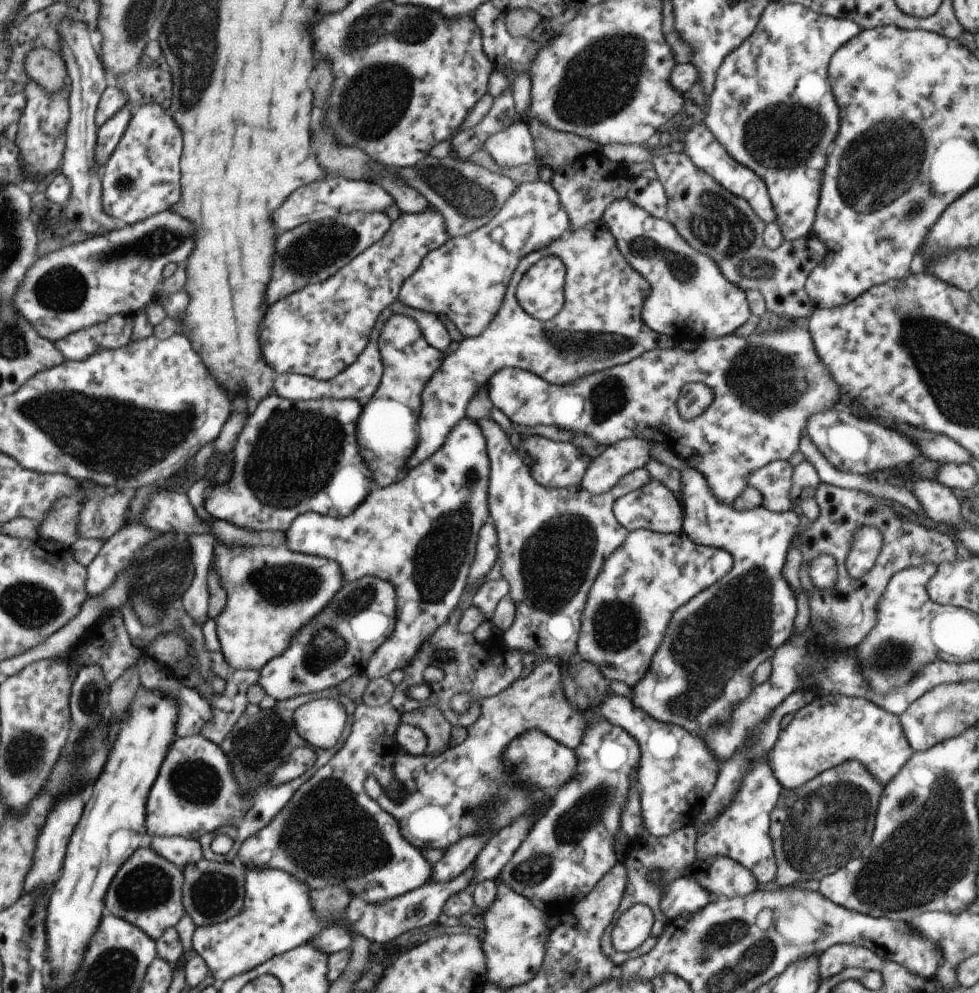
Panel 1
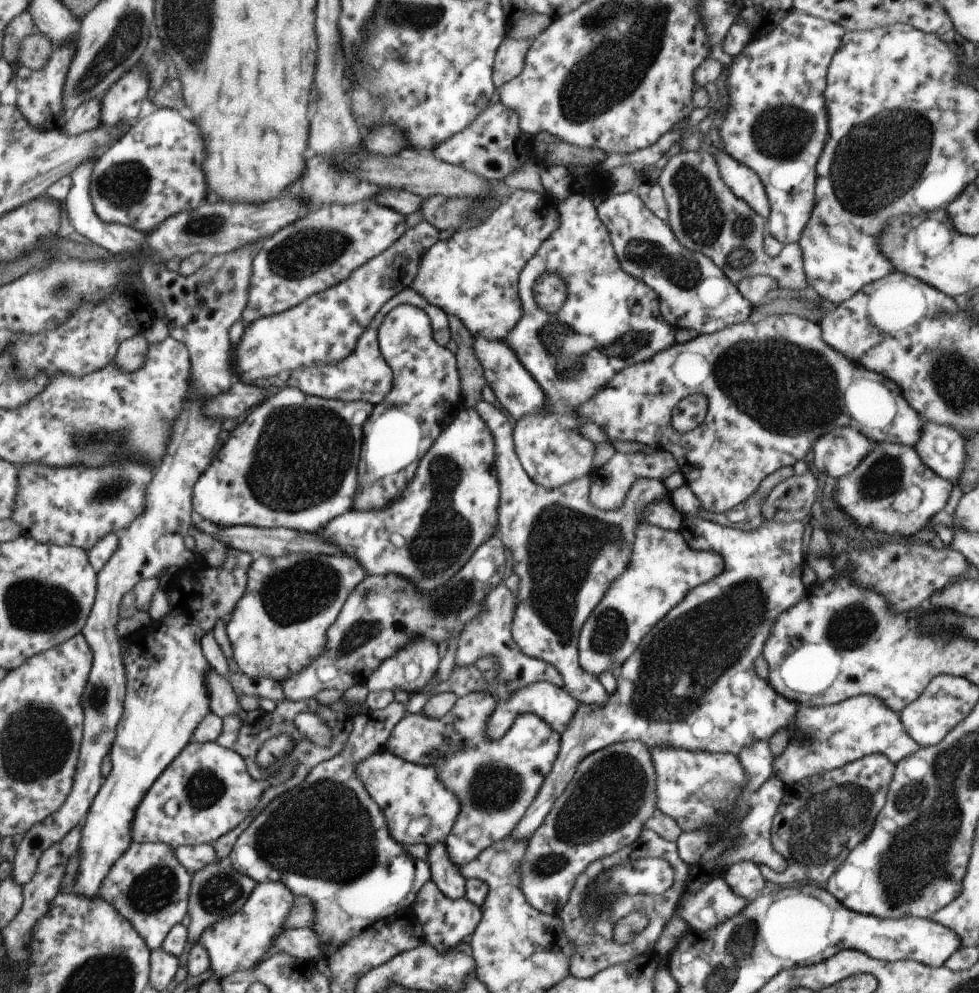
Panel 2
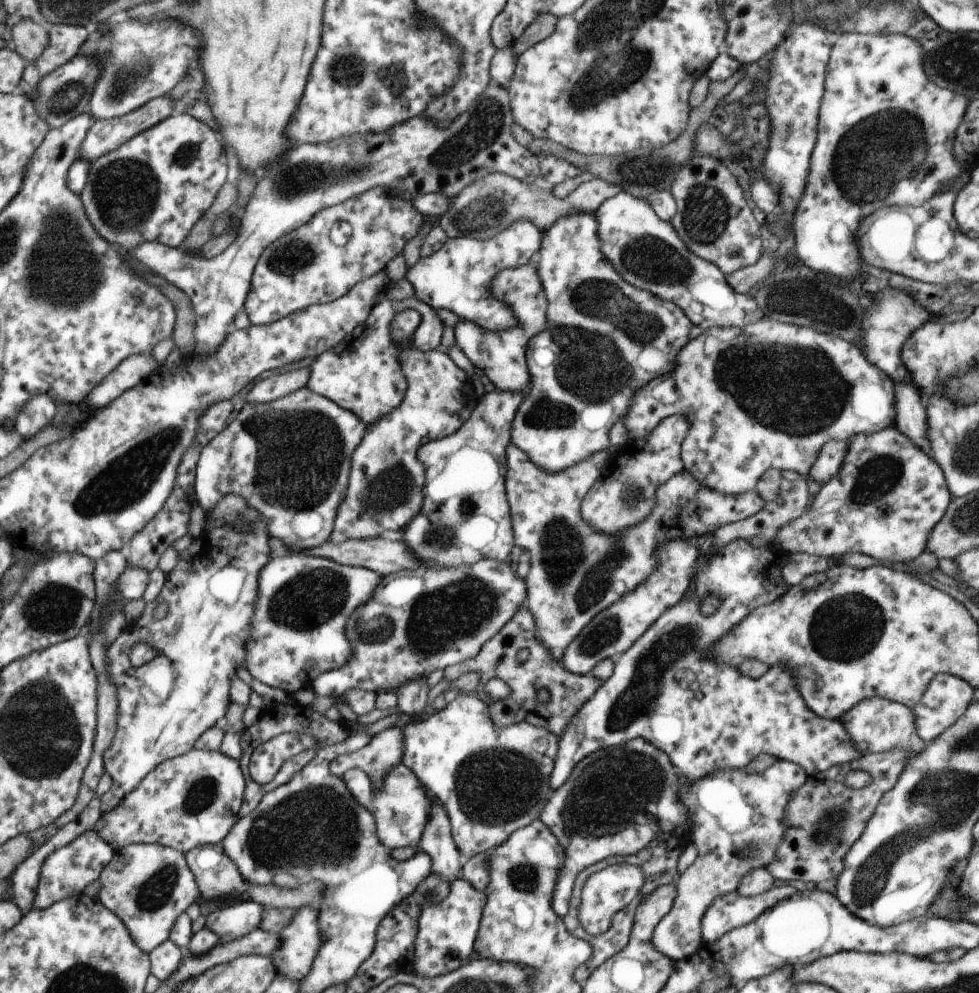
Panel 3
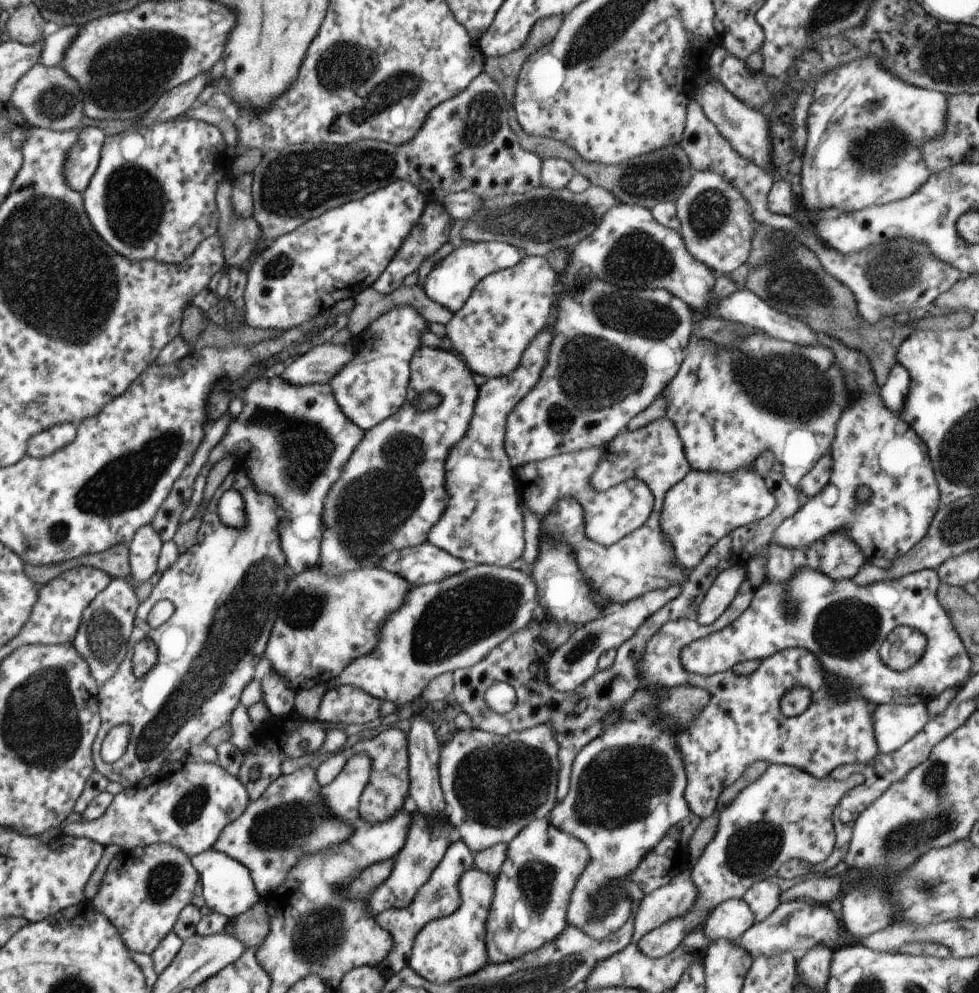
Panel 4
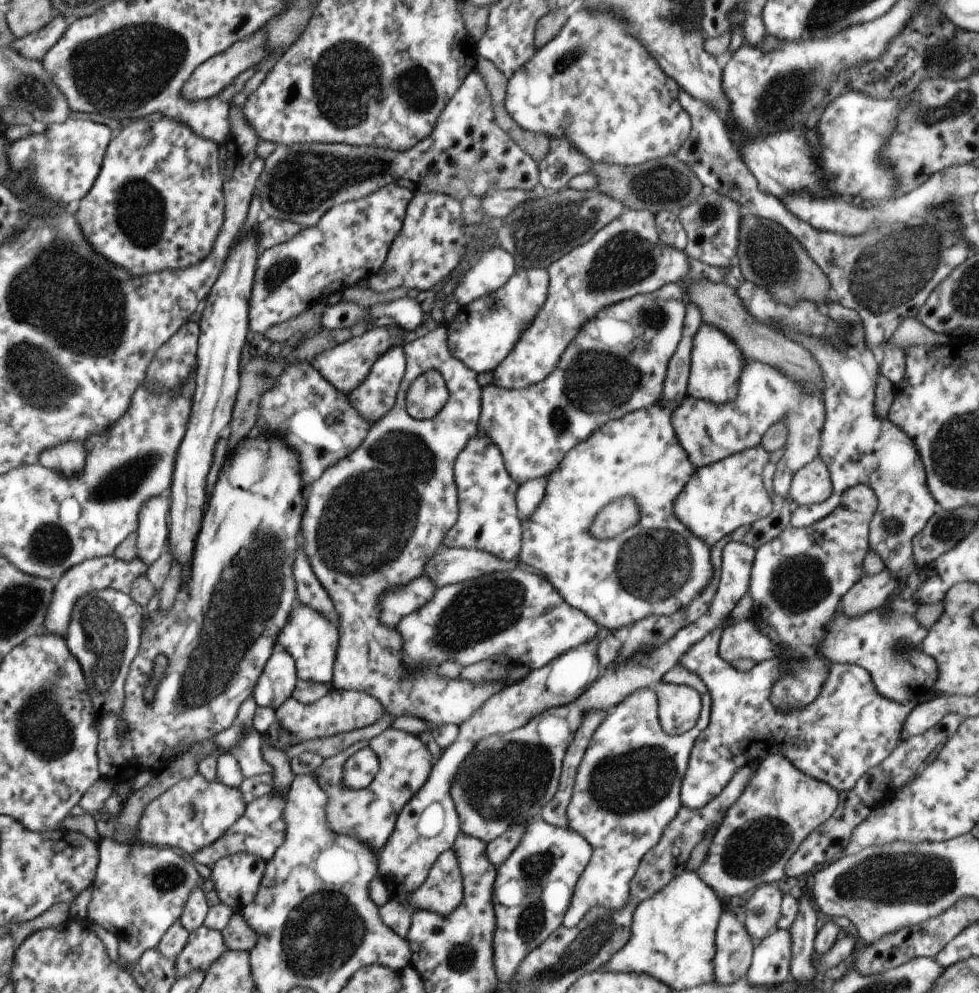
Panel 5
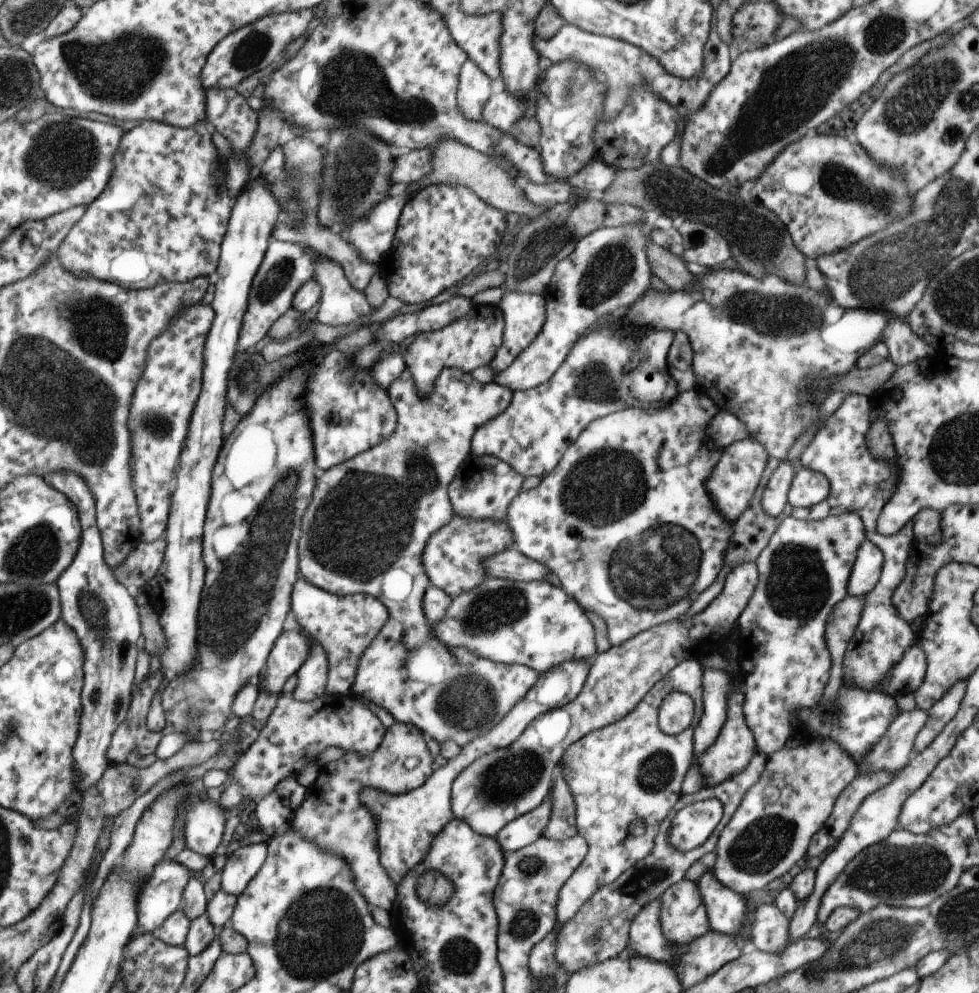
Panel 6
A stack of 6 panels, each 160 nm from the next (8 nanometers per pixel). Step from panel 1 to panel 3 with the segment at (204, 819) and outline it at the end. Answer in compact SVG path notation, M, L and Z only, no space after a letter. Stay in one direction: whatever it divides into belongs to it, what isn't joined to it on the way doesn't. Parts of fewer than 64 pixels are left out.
M192 748L185 754L160 762L150 770L137 787L124 796L112 810L105 811L94 822L93 832L113 850L133 843L157 843L177 849L184 854L195 847L216 845L230 831L239 818L240 804L244 793L244 776L240 764L217 751L202 751Z

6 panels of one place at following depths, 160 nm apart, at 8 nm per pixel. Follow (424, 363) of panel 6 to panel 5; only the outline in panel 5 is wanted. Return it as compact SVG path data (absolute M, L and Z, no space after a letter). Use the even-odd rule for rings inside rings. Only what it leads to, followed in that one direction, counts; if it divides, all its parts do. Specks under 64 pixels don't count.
M517 268L501 288L492 292L491 295L479 297L469 304L460 306L455 316L449 322L442 324L446 330L448 351L474 373L491 373L497 364L509 354L509 351L518 341L522 330L525 330L534 319L537 311L545 302L547 289L548 274L545 268L532 268L526 271ZM427 370L417 376L406 390L406 413L417 420L429 419L441 410L447 397L446 384L439 371Z

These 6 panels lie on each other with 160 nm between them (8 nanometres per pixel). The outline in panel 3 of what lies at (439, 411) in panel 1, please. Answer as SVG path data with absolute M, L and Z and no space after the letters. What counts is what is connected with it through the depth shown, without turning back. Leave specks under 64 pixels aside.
M576 213L575 215L563 217L544 232L539 250L536 254L538 264L537 274L547 301L545 311L546 321L544 329L539 334L531 337L526 344L524 355L530 382L510 424L510 443L519 448L520 451L523 451L529 457L529 460L533 461L533 464L539 465L544 471L562 471L573 466L573 464L577 464L580 460L587 458L590 454L605 451L607 456L615 451L617 447L611 446L609 441L610 428L628 411L629 405L632 402L632 396L642 386L672 371L676 363L676 354L689 340L687 336L689 336L689 330L694 325L686 318L683 311L676 304L661 300L649 291L644 291L643 289L638 289L627 284L613 270L608 260L599 252L600 244L597 240L596 226L597 223L593 213Z

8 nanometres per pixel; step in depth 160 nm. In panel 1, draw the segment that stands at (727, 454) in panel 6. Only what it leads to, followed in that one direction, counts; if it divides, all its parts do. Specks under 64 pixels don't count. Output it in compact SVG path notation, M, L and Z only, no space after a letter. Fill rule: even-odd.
M490 417L477 423L485 440L488 460L487 508L489 521L496 531L497 558L501 560L500 575L508 585L508 594L515 606L515 619L502 633L502 640L511 650L525 654L539 654L544 659L559 658L557 664L565 666L576 656L575 642L580 628L581 610L593 580L605 558L625 541L628 531L620 526L612 512L617 498L640 488L652 478L644 467L621 476L613 488L603 494L588 494L578 487L555 489L536 484L525 468L523 460L511 446L503 430ZM612 692L593 710L605 720L623 728L637 742L640 752L637 787L641 827L645 834L663 837L679 828L694 825L701 812L701 804L711 793L720 768L719 762L703 744L703 739L692 736L681 726L653 720L643 710L633 708L629 699Z

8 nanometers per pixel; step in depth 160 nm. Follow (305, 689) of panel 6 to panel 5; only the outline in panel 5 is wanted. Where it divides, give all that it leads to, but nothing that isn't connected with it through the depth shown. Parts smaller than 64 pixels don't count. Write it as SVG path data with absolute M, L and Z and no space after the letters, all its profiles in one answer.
M295 604L283 628L278 632L276 642L294 660L294 667L298 679L307 683L329 683L338 645L337 627L321 613L305 605Z

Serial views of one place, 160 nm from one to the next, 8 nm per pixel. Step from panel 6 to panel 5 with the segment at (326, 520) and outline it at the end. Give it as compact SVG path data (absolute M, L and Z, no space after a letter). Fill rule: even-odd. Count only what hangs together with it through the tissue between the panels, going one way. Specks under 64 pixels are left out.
M443 325L403 344L402 349L405 368L390 410L369 427L365 438L353 452L328 466L317 480L306 486L299 545L338 614L338 645L329 682L331 688L367 693L391 717L414 716L427 724L459 726L481 708L488 698L523 680L530 668L517 663L510 666L509 675L504 679L483 680L481 682L486 683L475 684L467 679L439 676L435 667L423 665L416 670L410 669L402 661L400 632L396 626L389 628L379 620L382 595L390 589L404 587L409 581L423 575L425 563L432 558L442 544L445 533L455 524L458 506L452 466L465 443L477 434L482 393L476 381L476 373L448 351ZM427 370L439 371L444 378L448 397L435 416L417 420L406 413L404 398L408 386Z

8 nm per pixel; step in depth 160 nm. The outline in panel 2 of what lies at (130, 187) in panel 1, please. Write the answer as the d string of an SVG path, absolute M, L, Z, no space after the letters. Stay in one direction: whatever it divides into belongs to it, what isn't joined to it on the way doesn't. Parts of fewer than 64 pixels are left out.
M159 107L155 114L132 122L128 131L94 160L88 192L92 209L102 223L153 232L170 216L193 210L205 200L203 158L205 144L197 125L181 111Z

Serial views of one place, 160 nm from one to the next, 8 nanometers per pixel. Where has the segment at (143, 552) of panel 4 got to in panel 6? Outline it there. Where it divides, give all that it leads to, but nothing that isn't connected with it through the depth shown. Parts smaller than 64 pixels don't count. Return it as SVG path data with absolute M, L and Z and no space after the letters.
M197 301L181 307L148 344L144 367L130 398L126 422L130 438L130 475L140 520L139 538L143 543L156 541L164 534L179 457L201 390L202 352L213 317L210 304Z

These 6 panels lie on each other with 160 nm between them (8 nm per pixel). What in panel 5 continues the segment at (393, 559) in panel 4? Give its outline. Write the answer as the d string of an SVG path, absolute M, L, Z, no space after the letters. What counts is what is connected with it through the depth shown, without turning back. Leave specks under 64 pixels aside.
M441 544L425 563L424 574L440 588L491 573L507 572L515 569L516 563L479 549L446 547Z

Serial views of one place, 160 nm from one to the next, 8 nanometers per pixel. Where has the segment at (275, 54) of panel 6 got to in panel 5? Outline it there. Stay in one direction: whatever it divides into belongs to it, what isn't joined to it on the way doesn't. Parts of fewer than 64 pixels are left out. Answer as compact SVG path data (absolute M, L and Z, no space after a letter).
M265 28L253 32L249 38L242 38L230 44L220 53L204 60L191 76L185 81L181 94L190 101L205 100L207 97L218 97L220 91L225 88L238 74L251 67L256 67L263 58L268 56L268 48L265 48Z

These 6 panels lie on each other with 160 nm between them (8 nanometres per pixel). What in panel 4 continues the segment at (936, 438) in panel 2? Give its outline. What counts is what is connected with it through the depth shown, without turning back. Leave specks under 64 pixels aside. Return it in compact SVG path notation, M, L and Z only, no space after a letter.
M893 363L890 371L887 373L883 386L880 386L878 392L883 404L890 412L897 414L900 411L909 384L908 372L901 364Z

